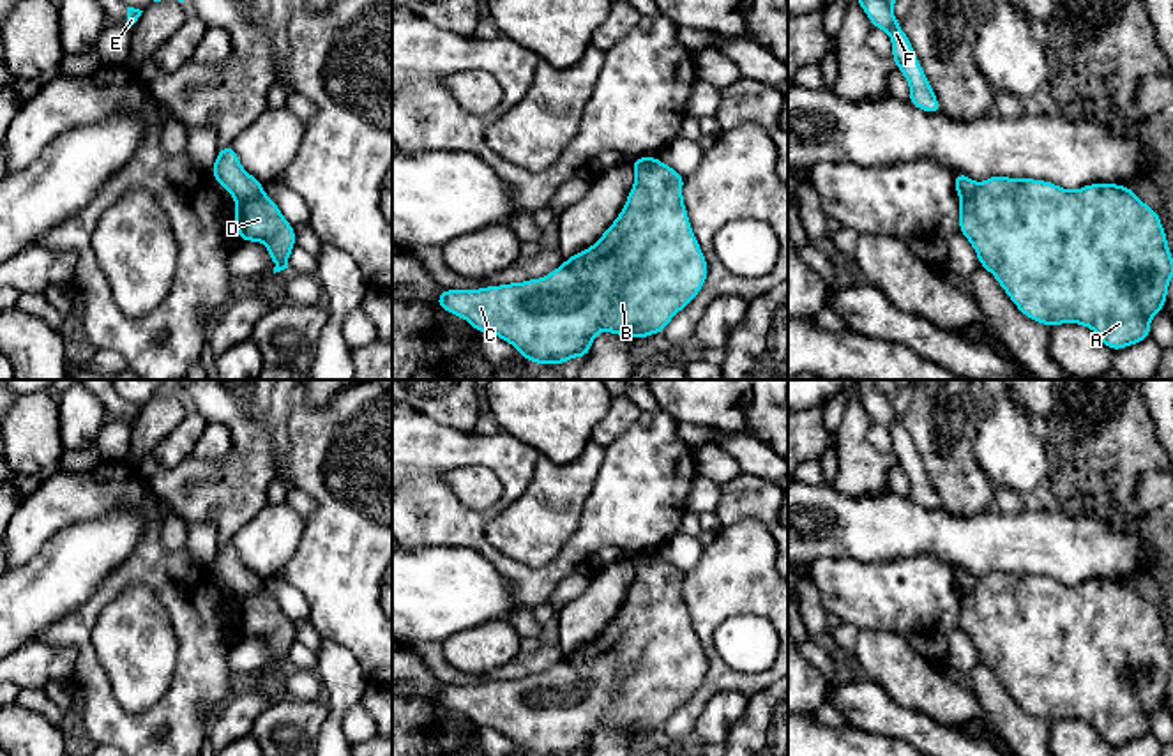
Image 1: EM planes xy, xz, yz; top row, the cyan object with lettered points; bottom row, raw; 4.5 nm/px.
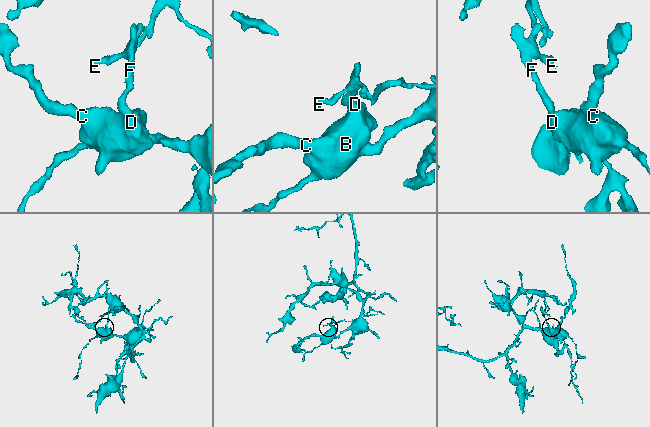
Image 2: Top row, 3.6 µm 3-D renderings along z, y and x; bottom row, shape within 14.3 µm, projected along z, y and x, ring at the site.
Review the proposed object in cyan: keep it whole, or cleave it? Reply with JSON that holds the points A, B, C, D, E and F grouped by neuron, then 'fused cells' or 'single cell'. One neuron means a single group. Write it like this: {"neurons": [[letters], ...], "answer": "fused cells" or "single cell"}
{"neurons": [["A", "B", "C", "D"], ["E", "F"]], "answer": "fused cells"}

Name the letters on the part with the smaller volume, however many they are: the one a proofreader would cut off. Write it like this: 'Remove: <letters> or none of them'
Remove: E, F

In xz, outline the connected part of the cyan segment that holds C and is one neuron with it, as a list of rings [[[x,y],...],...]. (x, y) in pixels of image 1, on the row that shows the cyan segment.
[[[655,155],[634,168],[634,185],[613,224],[588,249],[572,254],[541,279],[486,286],[481,290],[442,290],[436,306],[465,318],[479,334],[491,332],[512,344],[526,360],[564,366],[571,357],[586,357],[601,330],[634,341],[662,332],[671,318],[692,302],[708,276],[708,263],[691,230],[682,198],[685,177]]]

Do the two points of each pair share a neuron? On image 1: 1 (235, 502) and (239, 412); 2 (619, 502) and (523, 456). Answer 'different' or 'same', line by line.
1: same
2: same

